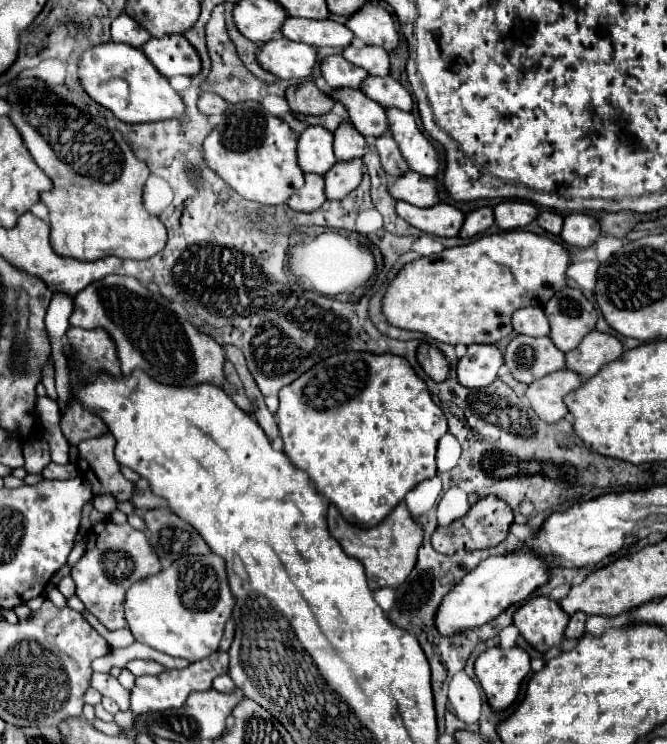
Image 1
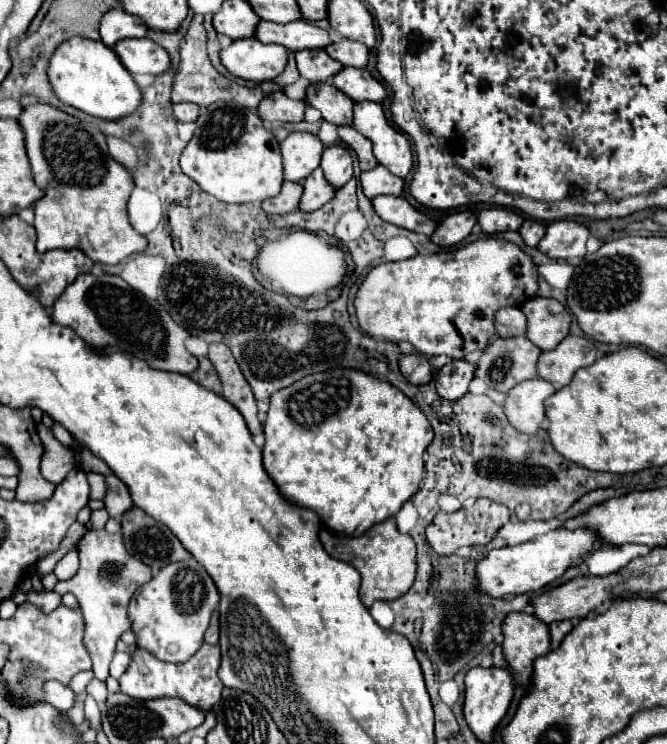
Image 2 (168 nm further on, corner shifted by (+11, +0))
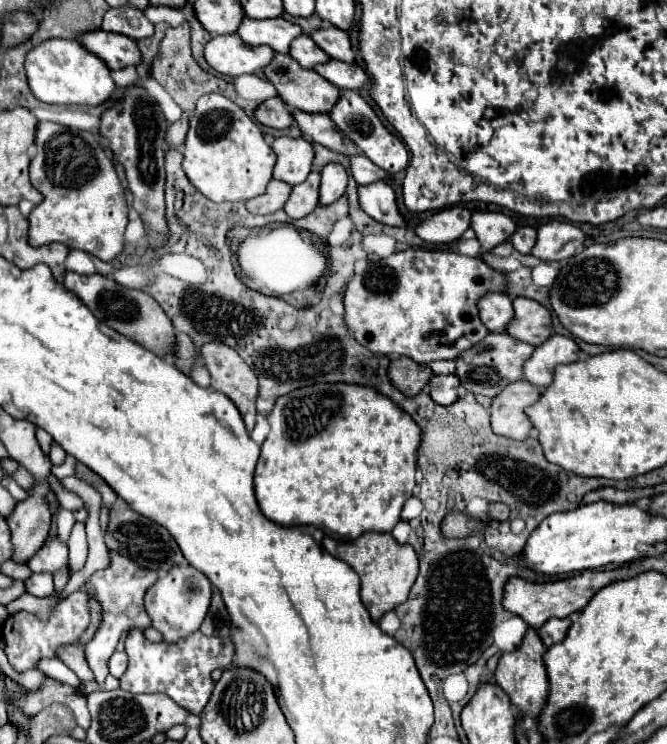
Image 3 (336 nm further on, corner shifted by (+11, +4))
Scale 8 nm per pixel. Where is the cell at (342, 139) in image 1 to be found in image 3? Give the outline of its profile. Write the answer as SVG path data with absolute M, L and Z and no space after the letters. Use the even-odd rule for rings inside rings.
M330 163L322 171L322 183L320 183L320 205L330 205L336 199L340 199L346 191L348 175L342 165Z

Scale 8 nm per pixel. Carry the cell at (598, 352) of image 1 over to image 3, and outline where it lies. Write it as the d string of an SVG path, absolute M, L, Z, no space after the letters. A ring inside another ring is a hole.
M552 335L546 343L538 345L532 357L524 363L524 379L534 387L544 389L552 381L552 371L560 363L574 363L580 359L580 349L570 337Z

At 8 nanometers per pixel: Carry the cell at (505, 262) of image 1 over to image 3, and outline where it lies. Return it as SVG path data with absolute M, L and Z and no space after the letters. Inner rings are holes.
M408 247L386 259L370 261L366 275L354 273L344 293L344 321L352 337L376 355L400 355L416 363L432 363L436 359L456 359L460 351L480 343L488 329L478 317L476 301L488 291L504 291L506 279L502 273L488 267L480 257L468 257L446 249Z

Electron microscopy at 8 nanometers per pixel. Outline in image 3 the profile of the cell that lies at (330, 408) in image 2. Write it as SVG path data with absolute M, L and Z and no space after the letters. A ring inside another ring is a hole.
M316 383L312 387L302 387L300 391L292 391L284 397L280 397L268 415L270 423L270 435L262 443L262 453L254 471L254 495L260 505L260 511L266 519L270 519L276 525L282 527L294 527L294 525L314 525L318 529L328 529L332 533L338 533L348 539L356 539L358 535L366 531L378 531L378 533L390 533L394 525L400 521L400 511L406 499L414 495L414 473L416 473L416 447L420 443L420 427L412 423L412 417L400 411L392 401L380 399L380 395L370 387L352 387L346 383Z

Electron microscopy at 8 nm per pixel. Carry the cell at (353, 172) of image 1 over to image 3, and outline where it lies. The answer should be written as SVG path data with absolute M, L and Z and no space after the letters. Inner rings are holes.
M312 171L308 179L296 187L284 205L284 211L292 219L302 219L304 215L312 213L318 207L318 187L320 187L320 173Z

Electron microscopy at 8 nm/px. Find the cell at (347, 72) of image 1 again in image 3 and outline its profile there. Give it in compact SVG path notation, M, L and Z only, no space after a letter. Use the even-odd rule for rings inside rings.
M300 35L290 43L290 55L308 69L314 69L314 65L318 63L326 63L330 57L324 55L324 51L320 51L320 47L316 47L316 43L312 43L312 39L308 35Z

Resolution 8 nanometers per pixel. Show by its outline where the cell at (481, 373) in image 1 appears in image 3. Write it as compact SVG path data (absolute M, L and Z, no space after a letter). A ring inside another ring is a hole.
M434 375L432 383L430 383L430 397L436 405L448 407L458 399L458 385L460 381L456 381L456 375Z

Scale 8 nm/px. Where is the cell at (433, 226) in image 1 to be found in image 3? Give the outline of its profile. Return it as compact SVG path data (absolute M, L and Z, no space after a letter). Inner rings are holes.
M376 181L370 185L360 185L358 201L360 201L360 207L364 209L364 213L370 215L372 219L376 219L384 225L396 225L396 227L404 225L404 217L396 209L394 191L388 183Z

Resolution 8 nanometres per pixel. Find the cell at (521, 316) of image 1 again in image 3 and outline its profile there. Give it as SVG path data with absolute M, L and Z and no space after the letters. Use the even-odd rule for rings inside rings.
M486 293L476 303L480 319L488 331L504 331L512 319L512 297L508 293Z

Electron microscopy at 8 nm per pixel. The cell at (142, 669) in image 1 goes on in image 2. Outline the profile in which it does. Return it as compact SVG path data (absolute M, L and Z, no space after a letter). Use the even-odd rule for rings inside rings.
M116 653L114 659L112 659L112 663L110 663L110 675L116 677L116 679L120 679L120 675L128 669L130 661L132 661L130 653Z

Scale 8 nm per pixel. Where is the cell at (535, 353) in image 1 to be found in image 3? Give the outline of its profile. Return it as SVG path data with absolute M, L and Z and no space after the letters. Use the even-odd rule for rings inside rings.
M488 333L480 343L462 351L456 357L456 377L464 385L466 391L474 395L496 397L506 385L522 379L522 365L532 355L534 347L530 343L512 339L508 333Z

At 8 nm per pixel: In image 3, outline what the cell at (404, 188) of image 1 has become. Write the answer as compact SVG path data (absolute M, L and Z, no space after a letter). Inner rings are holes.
M352 155L350 157L350 171L358 185L368 185L372 181L384 181L388 179L388 173L380 167L376 167L368 157L364 155Z

